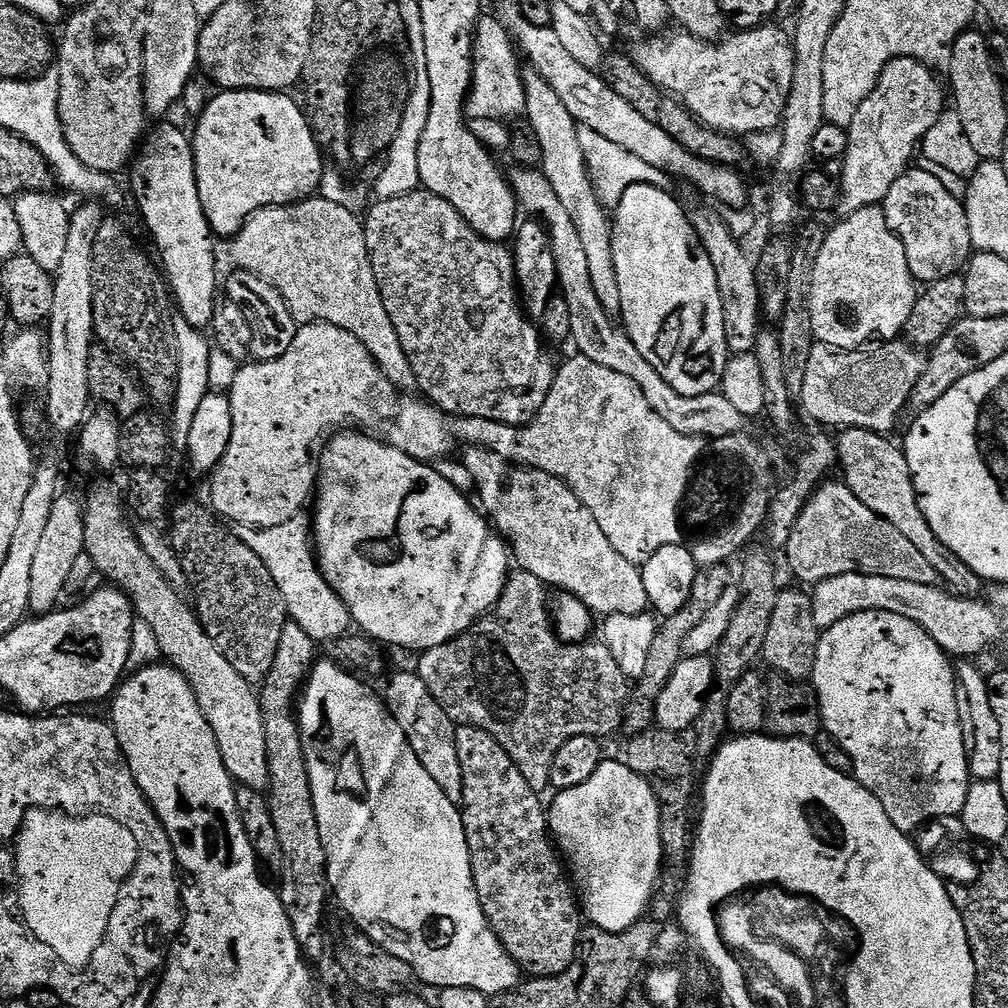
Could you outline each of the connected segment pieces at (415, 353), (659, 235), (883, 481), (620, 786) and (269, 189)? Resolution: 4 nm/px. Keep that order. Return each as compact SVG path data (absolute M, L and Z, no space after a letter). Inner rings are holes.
M417 190L410 194L402 194L402 198L377 199L375 203L373 208L371 205L367 209L362 220L366 250L370 262L374 266L374 278L378 282L378 290L382 294L386 314L390 314L390 322L394 322L394 330L398 330L398 342L402 342L402 350L406 350L406 358L410 358L410 366L414 370L414 378L416 379L416 388L419 391L424 391L425 393L421 393L441 412L451 414L453 417L469 416L470 418L482 418L483 420L493 420L499 424L517 426L523 426L531 420L535 420L554 386L558 364L540 349L542 333L539 327L529 319L522 307L516 283L516 258L513 249L507 243L487 240L479 236L466 222L466 218L462 218L462 214L458 214L458 210L454 210L454 206L450 206L450 202L446 202L446 198L438 198L438 194L433 192Z
M635 184L630 186L630 190L626 190L626 194L622 194L622 202L618 202L618 206L614 210L612 216L614 274L618 274L618 290L622 293L622 306L618 316L622 321L624 331L634 342L634 346L640 351L642 358L646 358L646 362L650 362L650 366L654 366L654 370L658 370L658 374L662 374L662 378L666 378L666 382L670 382L670 386L674 386L674 390L678 390L678 394L701 396L715 392L723 385L726 366L730 359L728 343L726 342L726 322L722 314L722 294L718 290L718 274L714 270L707 252L703 250L695 252L692 249L692 243L695 245L698 240L693 221L690 216L688 220L683 206L670 193L671 191L668 188L659 188L649 184Z
M846 428L835 437L836 458L839 471L844 471L843 483L848 485L849 490L862 502L862 506L870 506L874 514L886 518L894 530L899 530L911 544L925 556L934 570L938 570L941 581L955 595L976 598L981 595L982 581L962 558L958 558L930 530L930 522L926 522L926 514L920 509L920 497L916 495L914 478L904 456L903 447L899 443L891 444L887 435L879 432L871 432L865 428Z
M608 758L594 770L590 782L557 791L555 795L556 801L547 809L550 835L570 869L583 915L587 919L589 916L601 933L626 931L645 919L644 911L649 911L658 892L656 879L659 881L662 876L661 869L656 869L656 856L658 860L662 848L662 821L654 790L619 759Z
M221 91L220 96L213 95L208 100L204 112L195 121L196 133L191 133L192 149L194 150L194 162L196 163L196 177L198 178L198 194L202 198L202 210L208 219L213 233L217 237L225 236L231 238L239 232L240 227L257 212L270 206L282 206L283 204L298 204L301 200L306 200L317 195L320 187L320 179L326 169L326 160L322 155L320 144L316 141L316 135L312 132L312 127L308 124L308 118L304 115L303 107L291 100L291 95L282 92L225 92Z

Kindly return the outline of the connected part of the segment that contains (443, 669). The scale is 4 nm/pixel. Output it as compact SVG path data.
M523 570L513 571L508 577L508 585L505 586L500 600L492 610L486 613L478 623L465 630L461 636L455 636L453 640L442 646L423 649L419 653L420 668L418 667L418 674L422 678L422 682L426 682L426 690L430 690L430 694L434 694L438 706L442 706L442 710L446 710L446 714L452 719L453 724L457 726L469 724L478 730L486 730L486 734L495 738L502 746L502 750L506 750L506 754L510 754L510 758L514 762L514 766L518 766L522 778L526 778L526 782L530 782L530 786L538 794L544 794L546 790L549 791L550 772L551 767L554 766L554 756L558 754L558 750L562 750L562 746L566 746L566 742L570 742L570 738L575 736L605 738L604 736L612 736L616 731L618 733L621 731L630 695L630 681L628 677L622 674L621 667L614 660L614 654L610 654L610 650L604 643L565 644L557 636L552 623L548 592L550 593L549 585L543 584L538 578L534 578L534 574Z

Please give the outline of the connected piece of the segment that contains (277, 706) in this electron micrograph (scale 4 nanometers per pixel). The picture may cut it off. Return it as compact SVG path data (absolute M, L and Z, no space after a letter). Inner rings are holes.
M289 622L278 641L278 654L274 666L264 683L259 685L260 709L266 726L266 758L270 764L272 783L268 804L272 807L274 830L282 841L284 865L278 873L280 901L292 923L294 938L309 961L324 956L324 907L330 904L328 863L318 834L318 818L314 814L314 798L310 790L310 774L306 770L304 743L300 737L298 697L307 681L312 665L317 663L317 641L302 630L302 626Z

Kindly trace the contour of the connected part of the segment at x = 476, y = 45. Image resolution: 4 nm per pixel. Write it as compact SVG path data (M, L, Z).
M488 14L481 15L476 25L476 35L472 45L472 90L468 93L466 116L469 121L490 118L507 121L507 116L520 118L525 115L526 94L521 59L510 39L508 29L499 19Z

